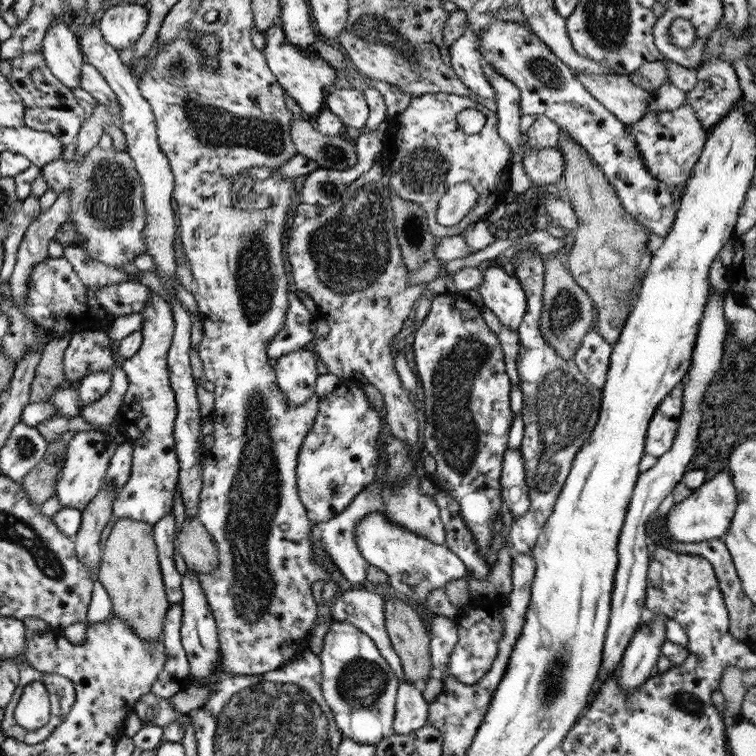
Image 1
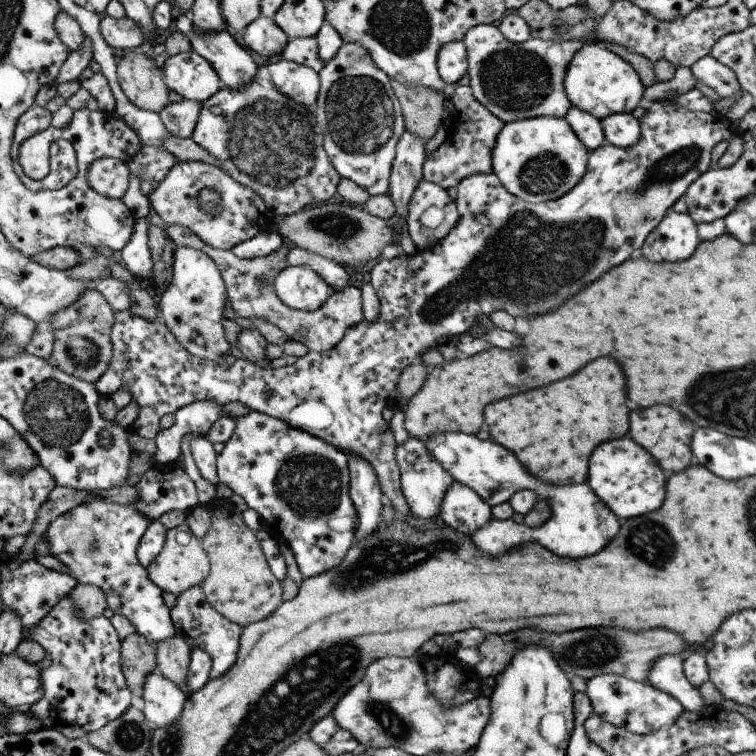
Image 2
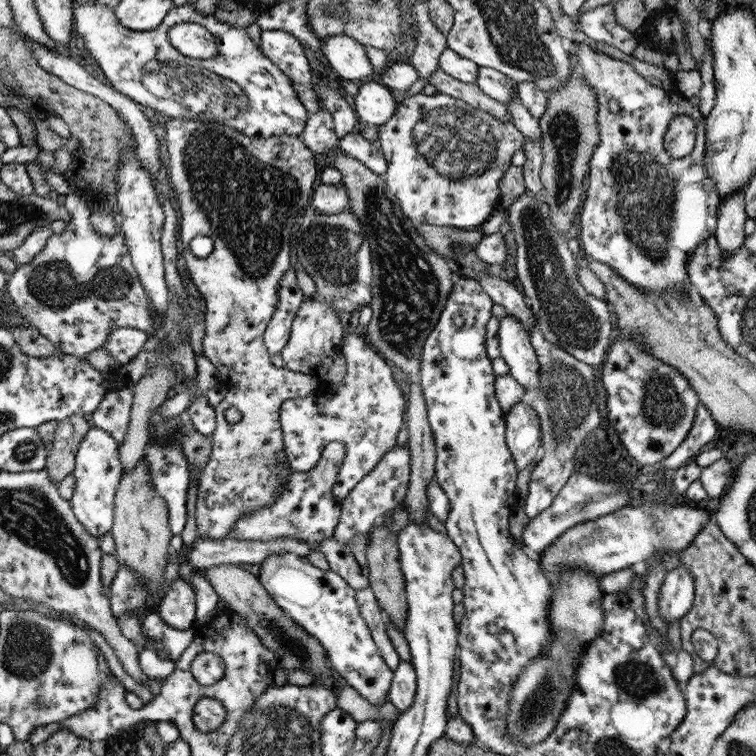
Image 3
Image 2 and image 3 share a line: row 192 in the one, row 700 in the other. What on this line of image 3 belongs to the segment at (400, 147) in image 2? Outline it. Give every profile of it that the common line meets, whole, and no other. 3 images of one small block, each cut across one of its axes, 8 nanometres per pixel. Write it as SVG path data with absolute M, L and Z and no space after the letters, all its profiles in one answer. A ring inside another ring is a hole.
M400 661L396 670L393 670L391 687L387 700L392 702L400 712L410 708L417 691L417 674L411 662Z

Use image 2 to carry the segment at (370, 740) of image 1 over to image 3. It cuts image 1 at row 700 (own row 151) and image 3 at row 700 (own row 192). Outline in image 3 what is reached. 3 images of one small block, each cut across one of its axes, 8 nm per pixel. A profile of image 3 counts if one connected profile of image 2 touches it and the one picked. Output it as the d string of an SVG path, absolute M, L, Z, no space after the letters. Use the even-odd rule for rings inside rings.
M292 553L275 554L266 557L261 562L259 580L264 584L267 592L275 599L275 603L300 627L305 628L315 636L325 648L330 666L340 681L355 688L366 700L376 706L387 702L387 694L393 679L393 670L382 658L371 635L364 617L360 614L360 607L356 602L356 591L344 581L339 574L321 570L312 565L306 556Z

